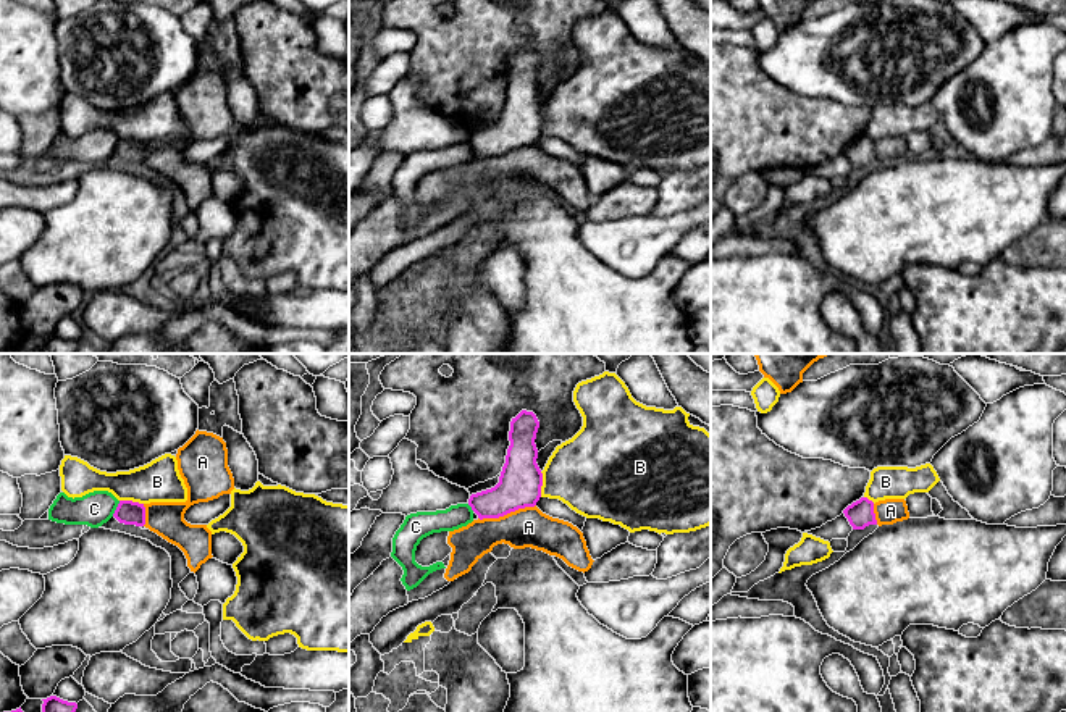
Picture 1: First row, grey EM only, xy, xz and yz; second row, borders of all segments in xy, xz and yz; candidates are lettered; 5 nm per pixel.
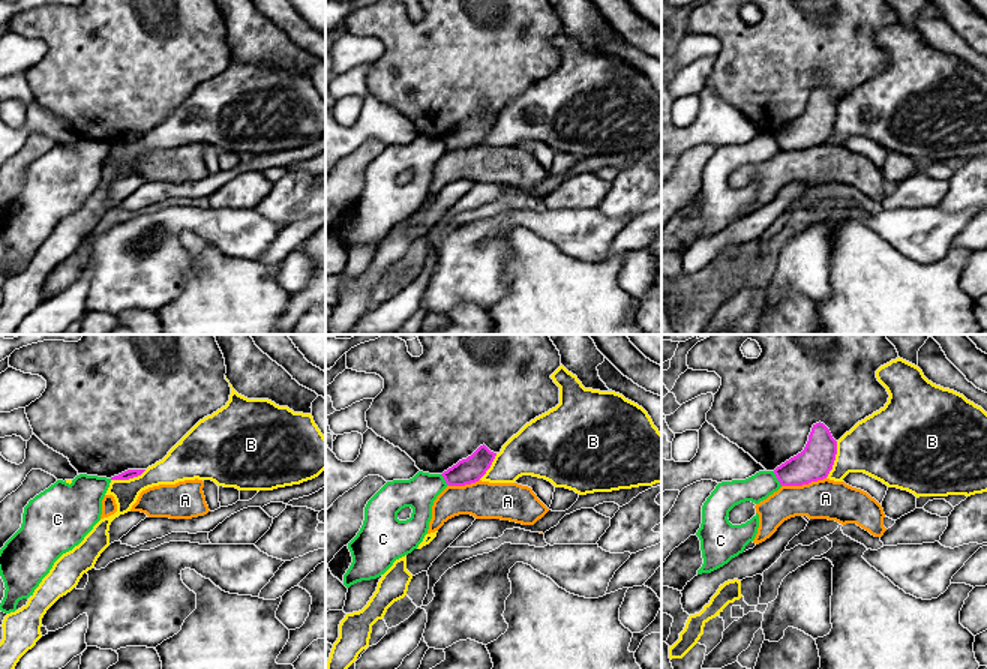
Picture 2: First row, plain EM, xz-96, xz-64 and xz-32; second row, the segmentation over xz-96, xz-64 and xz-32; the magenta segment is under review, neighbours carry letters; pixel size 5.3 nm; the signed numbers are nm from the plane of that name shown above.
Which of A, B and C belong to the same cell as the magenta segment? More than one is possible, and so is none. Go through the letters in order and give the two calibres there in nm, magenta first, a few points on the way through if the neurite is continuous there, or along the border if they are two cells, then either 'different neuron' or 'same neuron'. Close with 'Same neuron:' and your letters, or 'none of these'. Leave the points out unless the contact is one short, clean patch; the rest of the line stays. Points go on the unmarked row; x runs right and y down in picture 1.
A: 220/200 nm | different neuron
B: 220/380 nm | different neuron
C: 120/170 nm | along xy (120, 139), (112, 154) | different neuron
Same neuron: none of these

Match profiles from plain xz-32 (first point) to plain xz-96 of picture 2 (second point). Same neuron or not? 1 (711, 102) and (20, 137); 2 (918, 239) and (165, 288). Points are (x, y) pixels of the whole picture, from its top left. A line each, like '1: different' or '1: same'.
1: same
2: same

